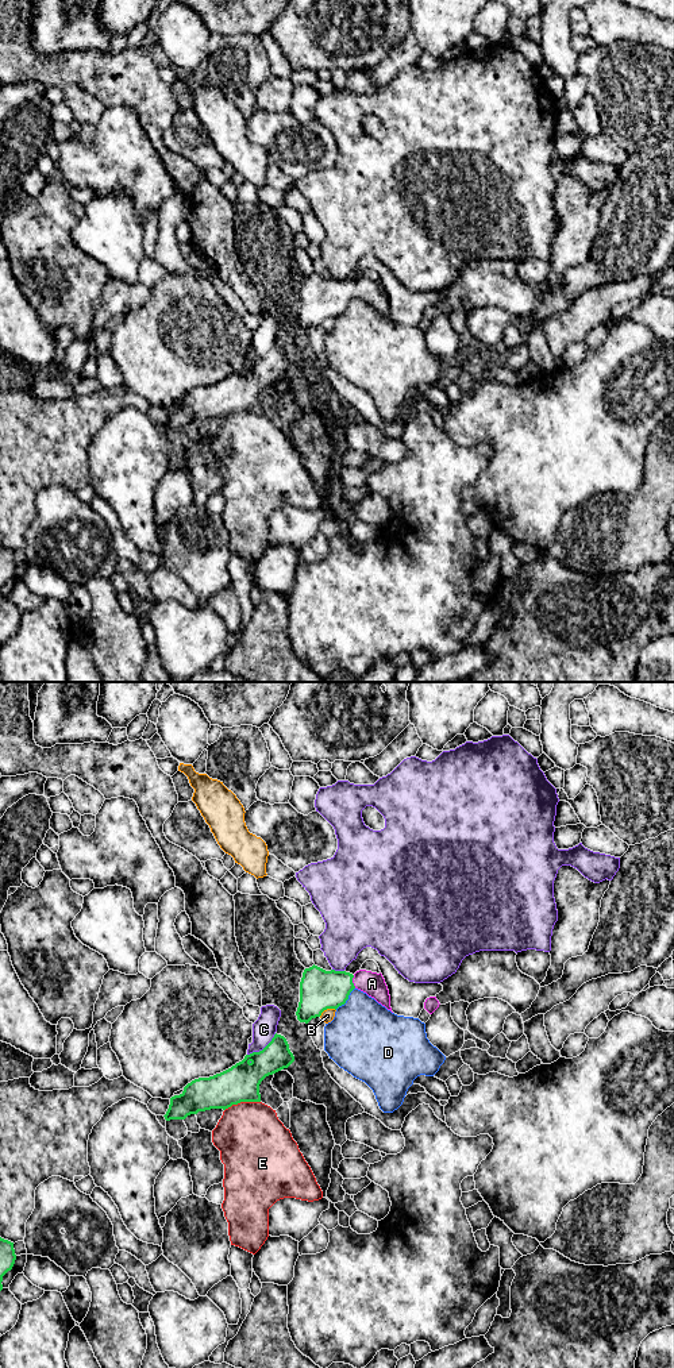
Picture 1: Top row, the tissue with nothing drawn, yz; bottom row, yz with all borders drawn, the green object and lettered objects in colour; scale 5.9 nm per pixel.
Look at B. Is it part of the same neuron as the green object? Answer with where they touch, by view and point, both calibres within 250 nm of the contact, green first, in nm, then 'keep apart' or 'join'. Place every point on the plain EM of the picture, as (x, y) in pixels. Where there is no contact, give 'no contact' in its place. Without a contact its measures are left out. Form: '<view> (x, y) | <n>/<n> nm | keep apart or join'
yz (327, 316) | 240/80 nm | keep apart

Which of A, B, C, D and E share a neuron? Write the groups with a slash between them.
A / B / C / D / E

